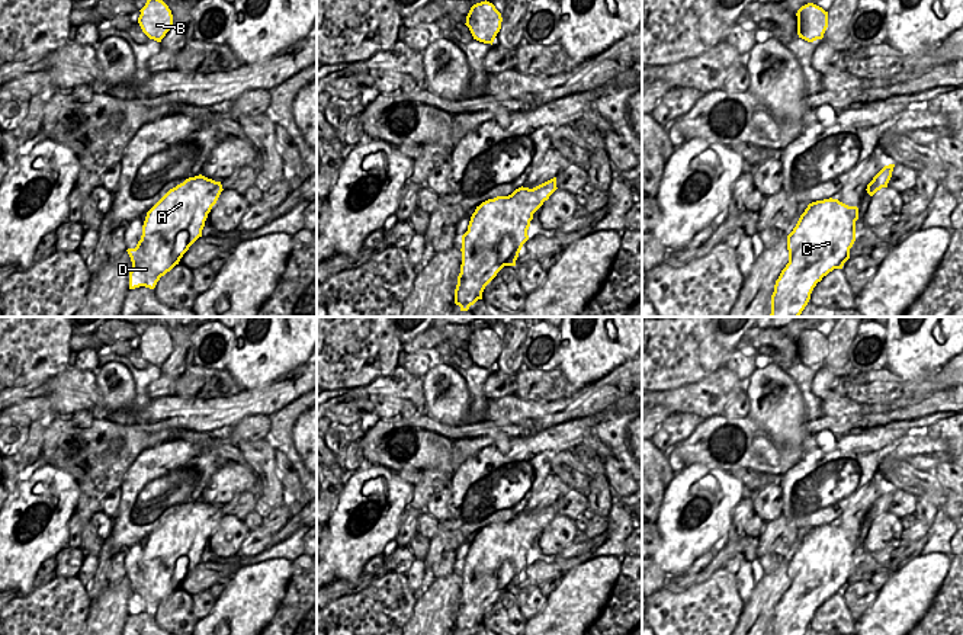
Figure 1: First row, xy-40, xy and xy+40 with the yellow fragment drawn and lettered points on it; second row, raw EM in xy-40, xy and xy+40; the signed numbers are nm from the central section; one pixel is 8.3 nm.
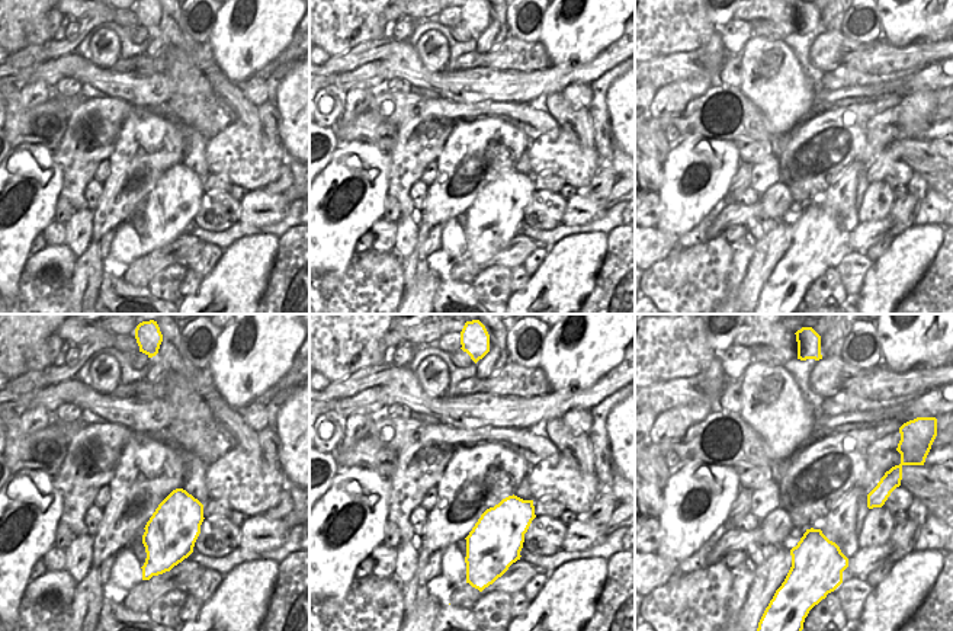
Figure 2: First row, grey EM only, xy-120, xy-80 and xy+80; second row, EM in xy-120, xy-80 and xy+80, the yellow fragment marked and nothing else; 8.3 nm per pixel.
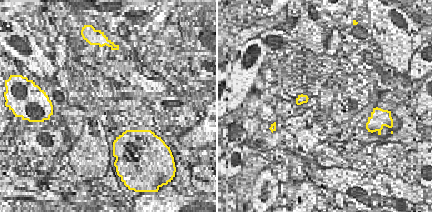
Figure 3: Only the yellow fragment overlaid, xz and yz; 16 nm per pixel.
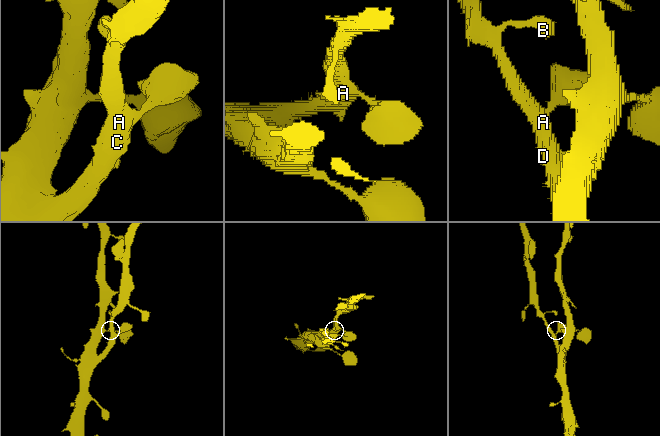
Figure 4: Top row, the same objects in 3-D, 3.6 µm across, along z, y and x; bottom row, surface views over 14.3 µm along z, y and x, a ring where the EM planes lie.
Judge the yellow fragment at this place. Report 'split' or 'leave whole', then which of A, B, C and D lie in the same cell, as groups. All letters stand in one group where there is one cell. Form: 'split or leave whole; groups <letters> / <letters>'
leave whole; groups A B C D

